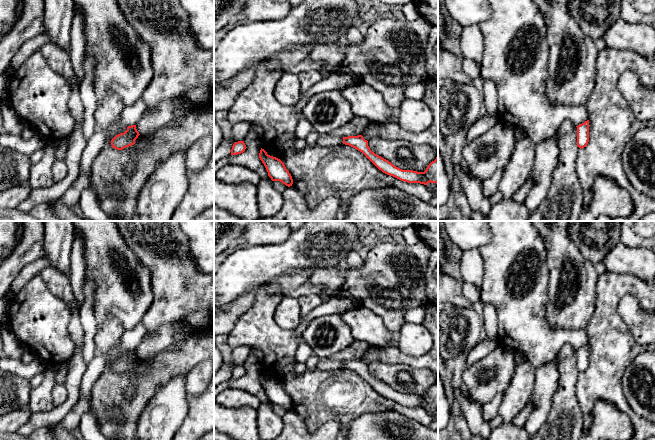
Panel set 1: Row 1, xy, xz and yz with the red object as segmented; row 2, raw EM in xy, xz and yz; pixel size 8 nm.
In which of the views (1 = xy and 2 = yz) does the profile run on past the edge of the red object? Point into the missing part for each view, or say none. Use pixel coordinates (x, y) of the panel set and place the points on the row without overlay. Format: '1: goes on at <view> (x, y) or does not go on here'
1: does not go on here
2: does not go on here

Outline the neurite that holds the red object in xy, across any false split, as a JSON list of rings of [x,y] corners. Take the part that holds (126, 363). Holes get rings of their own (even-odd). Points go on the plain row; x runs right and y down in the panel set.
[[[136,349],[128,350],[127,354],[124,357],[116,359],[111,364],[111,369],[117,374],[122,374],[126,371],[134,369],[135,364],[138,362],[139,359],[140,358],[136,353]]]

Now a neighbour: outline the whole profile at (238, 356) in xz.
[[[237,347],[232,350],[229,360],[235,365],[244,365],[245,360],[249,356],[250,348],[248,347]]]

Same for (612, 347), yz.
[[[599,274],[594,313],[584,328],[589,344],[589,366],[577,382],[577,398],[583,413],[583,428],[588,430],[596,402],[612,403],[625,413],[634,428],[631,440],[655,437],[655,422],[636,414],[622,389],[627,366],[643,352],[629,327],[618,313],[618,304],[625,295],[637,298],[642,309],[655,311],[655,277],[642,280],[630,274]]]

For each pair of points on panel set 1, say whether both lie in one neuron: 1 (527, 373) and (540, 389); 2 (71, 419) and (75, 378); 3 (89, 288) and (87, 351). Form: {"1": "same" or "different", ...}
{"1": "different", "2": "different", "3": "same"}

